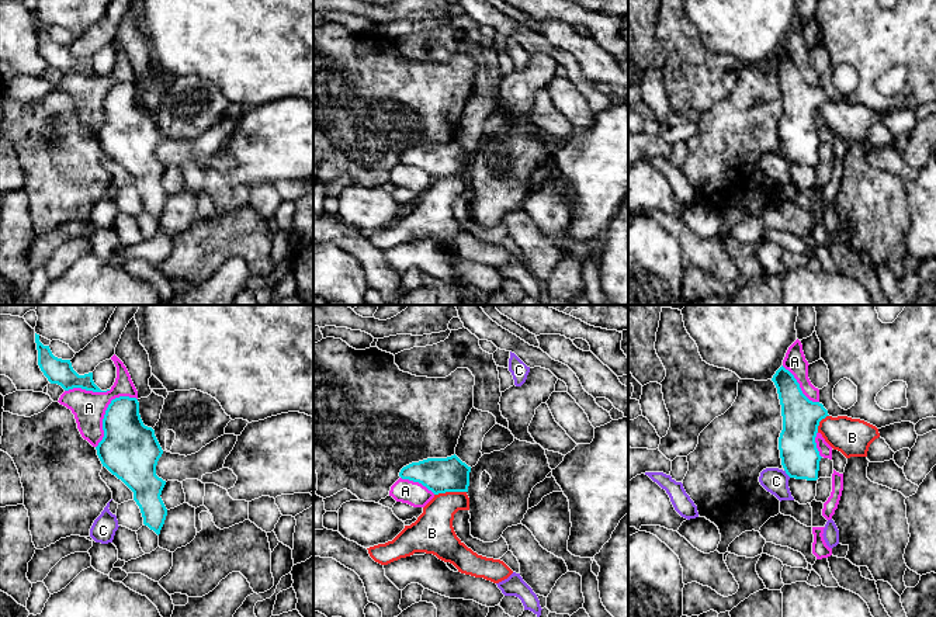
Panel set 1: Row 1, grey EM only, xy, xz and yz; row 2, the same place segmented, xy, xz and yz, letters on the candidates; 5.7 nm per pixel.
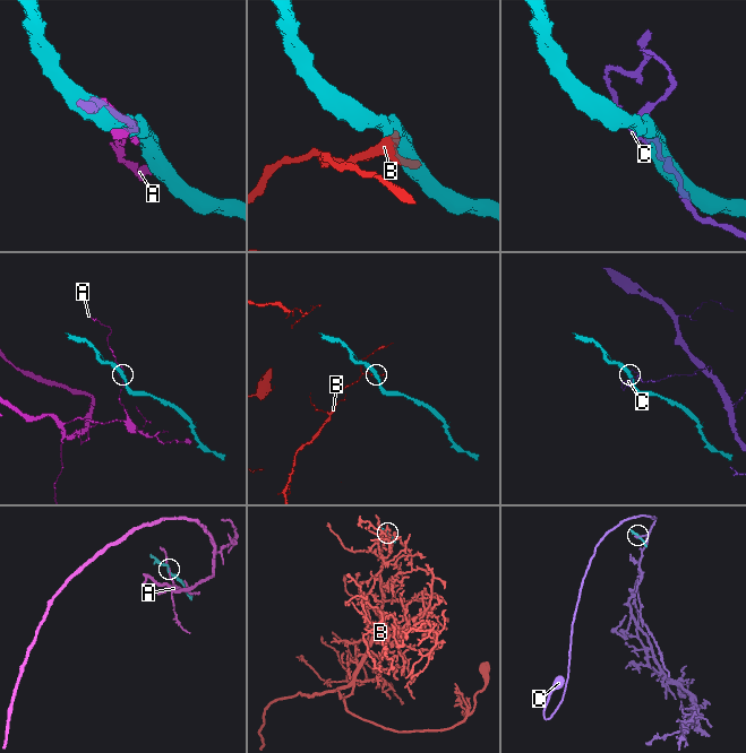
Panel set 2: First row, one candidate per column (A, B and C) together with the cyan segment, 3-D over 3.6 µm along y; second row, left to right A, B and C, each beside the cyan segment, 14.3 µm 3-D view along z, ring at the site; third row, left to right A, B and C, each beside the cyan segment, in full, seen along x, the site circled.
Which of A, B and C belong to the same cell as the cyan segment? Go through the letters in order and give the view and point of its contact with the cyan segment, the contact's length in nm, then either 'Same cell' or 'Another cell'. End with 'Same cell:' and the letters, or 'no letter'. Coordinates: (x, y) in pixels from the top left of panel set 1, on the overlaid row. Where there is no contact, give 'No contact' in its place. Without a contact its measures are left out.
A: Touches cyan at xy (106, 412). Shared border 380 nm. Another cell
B: Touches cyan at xz (450, 491). Shared border 190 nm. Another cell
C: Touches cyan at yz (787, 474). Shared border 60 nm. Another cell
Same cell: no letter

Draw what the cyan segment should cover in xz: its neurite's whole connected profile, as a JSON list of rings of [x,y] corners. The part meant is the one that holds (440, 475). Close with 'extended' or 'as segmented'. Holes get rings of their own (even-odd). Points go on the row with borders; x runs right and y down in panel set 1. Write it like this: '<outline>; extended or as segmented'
[[[455,454],[447,458],[427,458],[403,467],[402,479],[419,482],[434,495],[446,492],[468,492],[471,467]]]; as segmented

